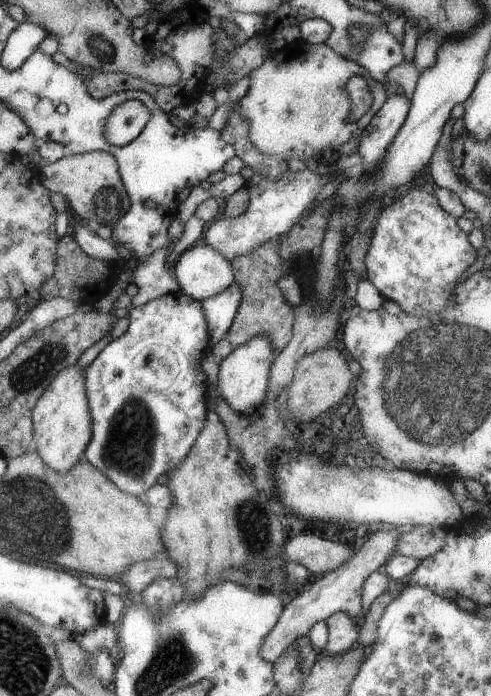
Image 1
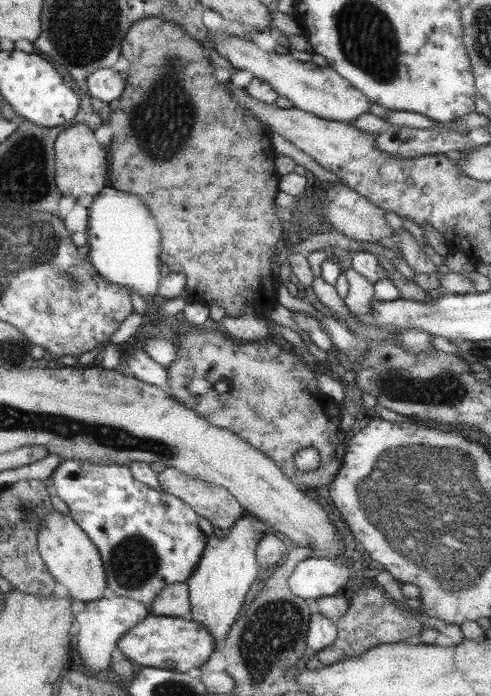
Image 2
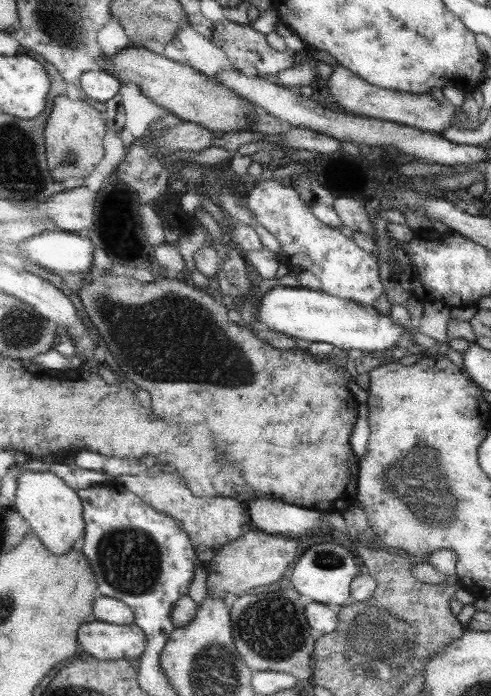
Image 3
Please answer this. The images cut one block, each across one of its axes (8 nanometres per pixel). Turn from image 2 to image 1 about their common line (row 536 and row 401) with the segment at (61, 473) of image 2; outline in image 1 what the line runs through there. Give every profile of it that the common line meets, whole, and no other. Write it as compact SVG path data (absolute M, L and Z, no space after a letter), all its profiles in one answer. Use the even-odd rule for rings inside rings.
M181 292L164 294L160 297L148 300L144 305L137 305L132 308L129 313L129 324L123 334L114 340L110 340L98 353L97 356L88 364L85 369L86 395L89 403L90 417L93 424L90 426L90 442L83 451L88 463L91 463L97 470L102 471L104 475L120 491L125 494L133 495L139 499L144 499L144 494L150 486L157 482L157 476L161 474L169 474L190 452L194 442L198 438L201 430L201 418L203 418L203 426L206 425L205 410L205 374L201 370L201 360L209 351L207 350L207 329L206 315L202 309L202 303L195 299L189 298Z

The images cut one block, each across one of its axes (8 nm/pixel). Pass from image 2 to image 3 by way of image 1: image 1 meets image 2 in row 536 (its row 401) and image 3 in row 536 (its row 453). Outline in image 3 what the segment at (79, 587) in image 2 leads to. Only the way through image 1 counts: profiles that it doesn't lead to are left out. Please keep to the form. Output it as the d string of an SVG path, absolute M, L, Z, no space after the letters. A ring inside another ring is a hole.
M21 470L21 474L17 474L16 481L15 511L28 522L30 530L51 554L69 552L73 548L75 540L79 540L81 532L85 530L82 500L78 497L77 492L51 472Z

